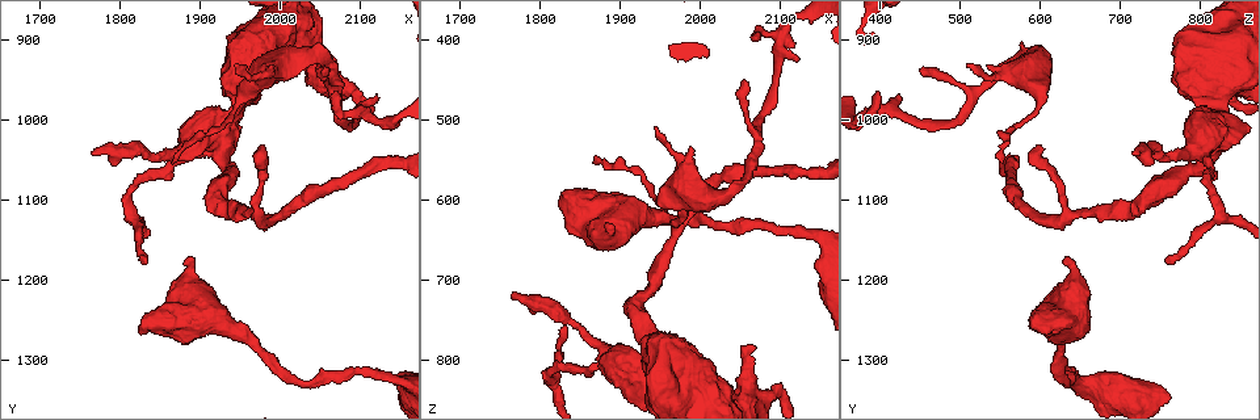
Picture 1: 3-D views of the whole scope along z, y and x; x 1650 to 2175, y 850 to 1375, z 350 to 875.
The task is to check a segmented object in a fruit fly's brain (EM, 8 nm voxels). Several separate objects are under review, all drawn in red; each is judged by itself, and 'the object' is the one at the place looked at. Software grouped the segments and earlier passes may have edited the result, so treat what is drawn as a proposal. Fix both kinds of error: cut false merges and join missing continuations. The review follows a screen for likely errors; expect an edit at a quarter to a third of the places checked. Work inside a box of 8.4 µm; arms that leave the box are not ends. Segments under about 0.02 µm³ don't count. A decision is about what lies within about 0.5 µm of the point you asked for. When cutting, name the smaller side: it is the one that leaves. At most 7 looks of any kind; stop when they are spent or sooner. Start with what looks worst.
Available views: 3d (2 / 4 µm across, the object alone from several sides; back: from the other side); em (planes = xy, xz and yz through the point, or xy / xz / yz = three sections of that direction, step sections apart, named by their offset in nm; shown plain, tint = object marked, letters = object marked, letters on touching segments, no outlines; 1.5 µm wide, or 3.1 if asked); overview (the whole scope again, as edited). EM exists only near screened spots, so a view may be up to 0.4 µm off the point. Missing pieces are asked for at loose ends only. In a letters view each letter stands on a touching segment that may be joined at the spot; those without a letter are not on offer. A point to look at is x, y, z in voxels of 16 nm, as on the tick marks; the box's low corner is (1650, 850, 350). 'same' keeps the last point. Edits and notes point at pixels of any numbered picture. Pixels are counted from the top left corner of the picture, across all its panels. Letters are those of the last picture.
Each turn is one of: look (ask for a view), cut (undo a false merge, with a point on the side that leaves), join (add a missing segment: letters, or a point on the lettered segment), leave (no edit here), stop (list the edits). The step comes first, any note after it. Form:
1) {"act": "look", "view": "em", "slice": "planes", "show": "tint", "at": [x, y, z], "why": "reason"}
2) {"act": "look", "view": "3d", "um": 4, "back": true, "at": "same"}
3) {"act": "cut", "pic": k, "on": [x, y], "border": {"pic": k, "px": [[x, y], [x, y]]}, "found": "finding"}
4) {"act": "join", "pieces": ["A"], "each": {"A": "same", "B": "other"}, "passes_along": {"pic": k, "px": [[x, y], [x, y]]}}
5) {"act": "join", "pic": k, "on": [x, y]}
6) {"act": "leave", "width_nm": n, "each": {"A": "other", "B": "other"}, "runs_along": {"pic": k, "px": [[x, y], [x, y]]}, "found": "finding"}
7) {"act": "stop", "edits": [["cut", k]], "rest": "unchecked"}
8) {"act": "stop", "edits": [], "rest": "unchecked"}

{"act": "look", "view": "3d", "um": 4, "at": [2050, 940, 450], "why": "thin end"}

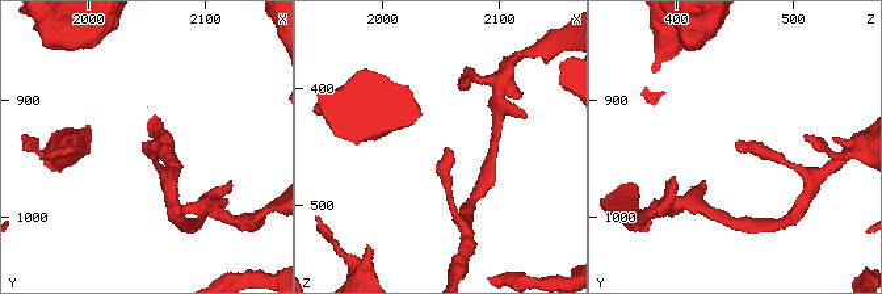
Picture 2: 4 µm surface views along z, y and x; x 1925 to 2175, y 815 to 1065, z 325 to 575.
{"act": "look", "view": "em", "slice": "xz", "step": 8, "show": "tint", "at": [2056, 942, 450], "why": "shape alone is not enough"}

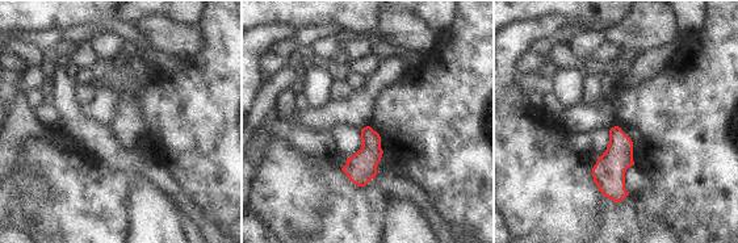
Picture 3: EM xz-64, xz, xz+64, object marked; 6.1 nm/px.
{"act": "look", "view": "em", "slice": "yz", "step": 4, "show": "letters", "at": "same"}

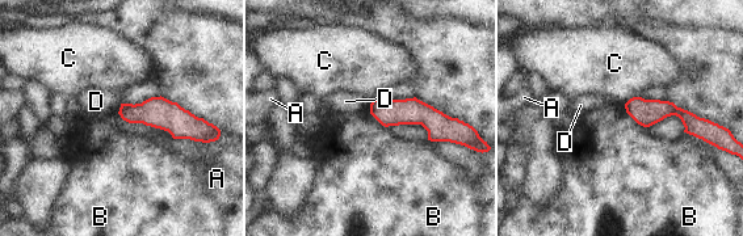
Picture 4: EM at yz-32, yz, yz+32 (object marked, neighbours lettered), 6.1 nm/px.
{"act": "leave", "each": {"A": "other", "B": "other", "C": "other", "D": "other"}, "found": "no lettered segment goes on from it"}

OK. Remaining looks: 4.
{"act": "look", "view": "em", "slice": "xy", "step": 4, "show": "letters", "at": [1930, 960, 775], "why": "an open end"}

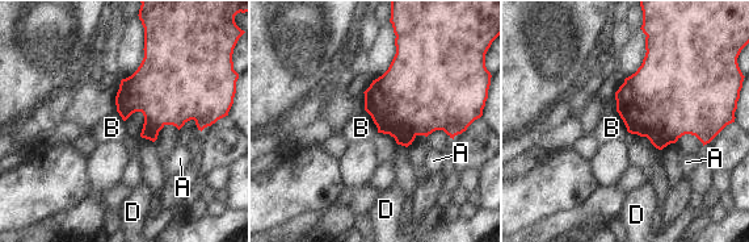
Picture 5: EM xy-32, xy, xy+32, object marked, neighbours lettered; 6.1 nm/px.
{"act": "leave", "longest_contact_nm": ["B", 170], "each": {"A": "other", "B": "other", "D": "other"}, "border": {"pic": 5, "px": [[365, 109], [378, 132]]}, "found": "no lettered segment goes on from it"}

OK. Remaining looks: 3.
{"act": "look", "view": "em", "slice": "planes", "show": "plain", "at": [1980, 1040, 600], "why": "an open end"}

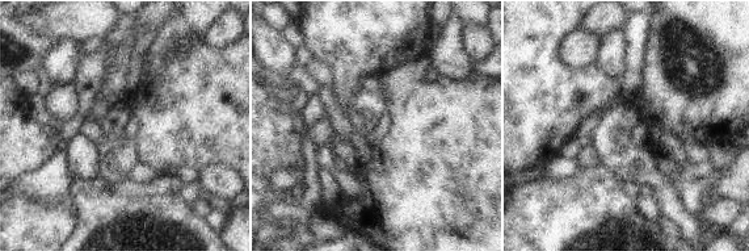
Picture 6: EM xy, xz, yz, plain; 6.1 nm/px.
{"act": "look", "view": "em", "slice": "planes", "show": "tint", "at": "same"}

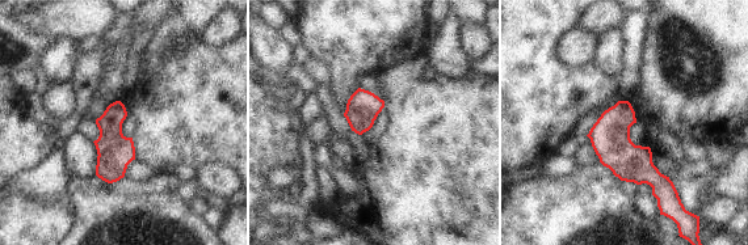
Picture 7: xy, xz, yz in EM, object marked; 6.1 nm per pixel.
{"act": "look", "view": "em", "slice": "planes", "show": "letters", "at": "same", "why": "see the neighbours"}

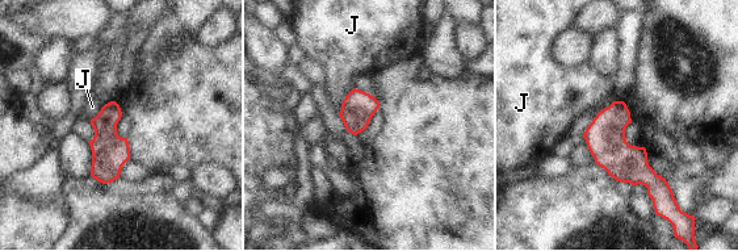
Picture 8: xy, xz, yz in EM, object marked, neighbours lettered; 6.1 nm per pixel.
{"act": "leave", "longest_contact_nm": ["J", 200], "each": {"J": "other"}, "border": {"pic": 8, "px": [[353, 87], [343, 100], [338, 114]]}, "found": "no lettered segment goes on from it"}

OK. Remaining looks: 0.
{"act": "stop", "edits": [], "rest": "unchecked"}

